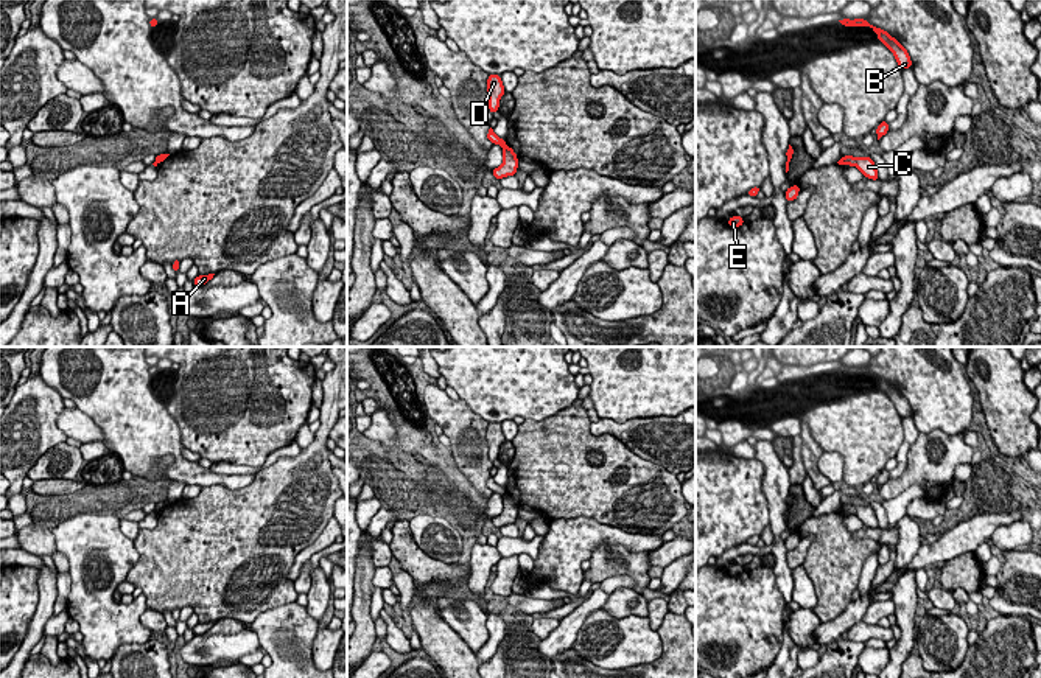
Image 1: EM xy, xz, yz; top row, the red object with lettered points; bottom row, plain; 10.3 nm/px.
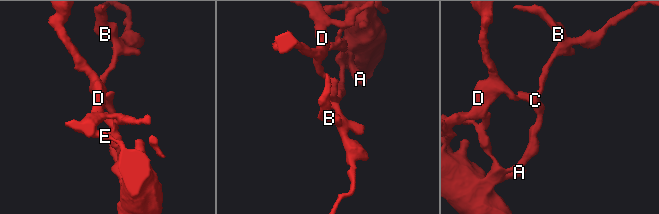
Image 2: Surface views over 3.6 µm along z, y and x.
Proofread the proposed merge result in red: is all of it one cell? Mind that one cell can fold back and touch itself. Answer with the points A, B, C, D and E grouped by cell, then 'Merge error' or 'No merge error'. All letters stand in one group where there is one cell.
Groups: A B C E / D. Merge error

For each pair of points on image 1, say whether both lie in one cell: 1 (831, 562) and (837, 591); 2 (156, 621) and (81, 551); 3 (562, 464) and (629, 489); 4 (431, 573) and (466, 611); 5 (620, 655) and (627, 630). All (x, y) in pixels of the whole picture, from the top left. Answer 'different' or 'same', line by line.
1: same
2: different
3: same
4: different
5: same

